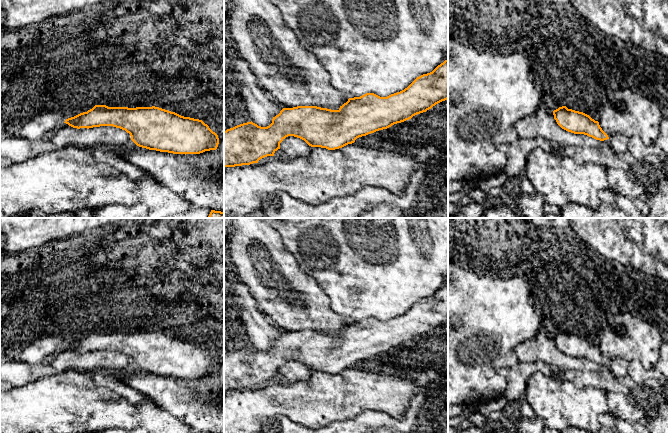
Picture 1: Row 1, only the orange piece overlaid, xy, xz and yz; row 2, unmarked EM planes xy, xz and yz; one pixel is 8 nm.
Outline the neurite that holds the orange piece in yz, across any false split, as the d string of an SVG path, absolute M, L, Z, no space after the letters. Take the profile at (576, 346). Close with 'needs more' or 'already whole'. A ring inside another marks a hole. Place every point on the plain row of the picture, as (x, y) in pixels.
M562 330L554 334L553 339L557 348L568 356L584 358L600 365L609 363L608 359L600 351L599 346L583 336Z | already whole

